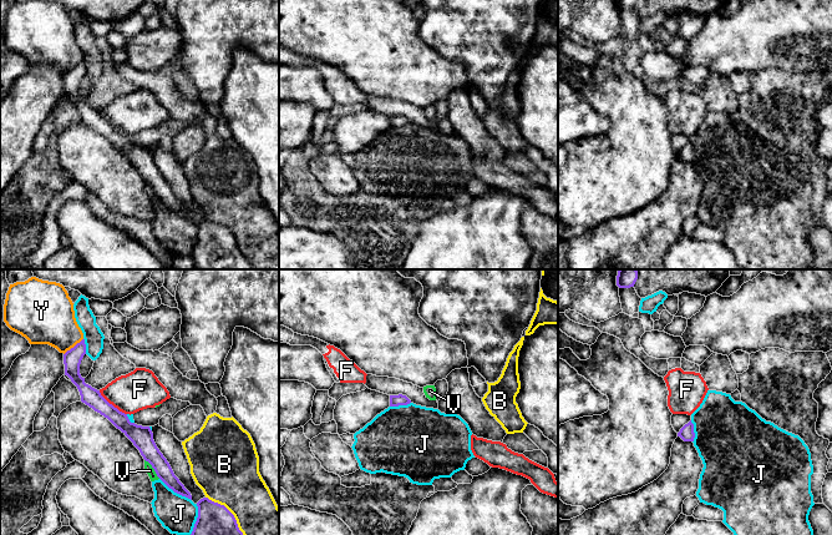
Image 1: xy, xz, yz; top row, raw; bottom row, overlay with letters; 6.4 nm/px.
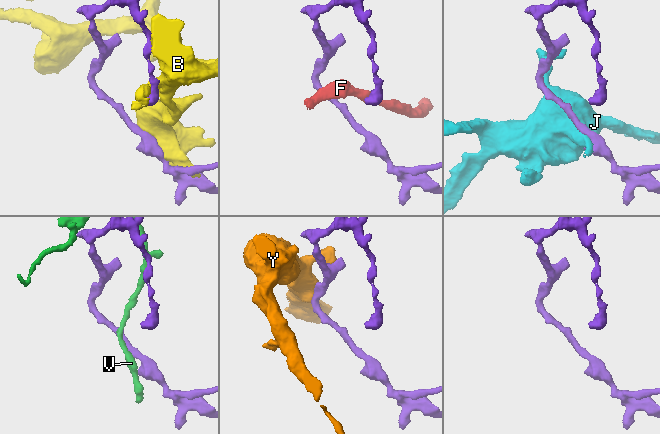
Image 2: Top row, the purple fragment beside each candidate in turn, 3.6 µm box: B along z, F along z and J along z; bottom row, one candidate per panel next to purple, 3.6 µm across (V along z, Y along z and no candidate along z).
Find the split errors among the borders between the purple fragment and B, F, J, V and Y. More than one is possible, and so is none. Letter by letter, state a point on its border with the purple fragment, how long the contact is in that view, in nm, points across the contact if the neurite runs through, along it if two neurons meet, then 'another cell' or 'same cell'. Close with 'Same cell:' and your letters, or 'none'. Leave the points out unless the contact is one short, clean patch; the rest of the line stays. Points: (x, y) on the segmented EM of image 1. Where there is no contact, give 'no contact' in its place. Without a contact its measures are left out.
B: meets purple in xy at (229, 511); contact 340 nm long; another cell
F: meets purple in xy at (111, 404); contact 240 nm long; border along xy (99, 390), (110, 403), (126, 414); another cell
J: meets purple in xy at (176, 491); contact 260 nm long; another cell
V: meets purple in xy at (153, 468); contact 160 nm long; another cell
Y: meets purple in xy at (74, 347); contact 170 nm long; another cell
Same cell: none

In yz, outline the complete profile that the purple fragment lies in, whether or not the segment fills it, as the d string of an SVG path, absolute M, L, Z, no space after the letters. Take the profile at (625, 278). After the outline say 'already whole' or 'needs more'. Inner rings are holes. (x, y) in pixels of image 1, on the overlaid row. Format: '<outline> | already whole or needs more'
M619 269L617 276L617 286L619 288L630 288L634 287L638 279L636 269Z | already whole

